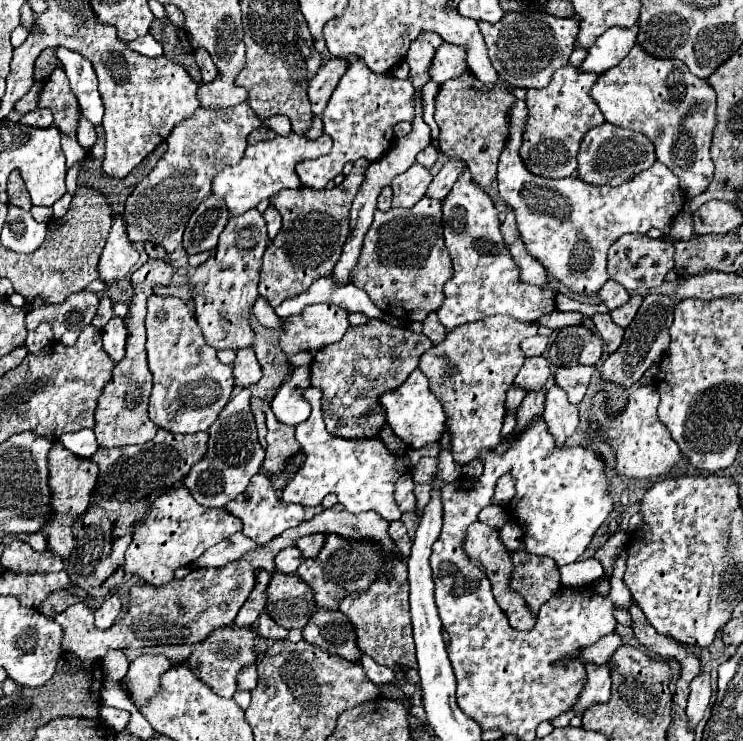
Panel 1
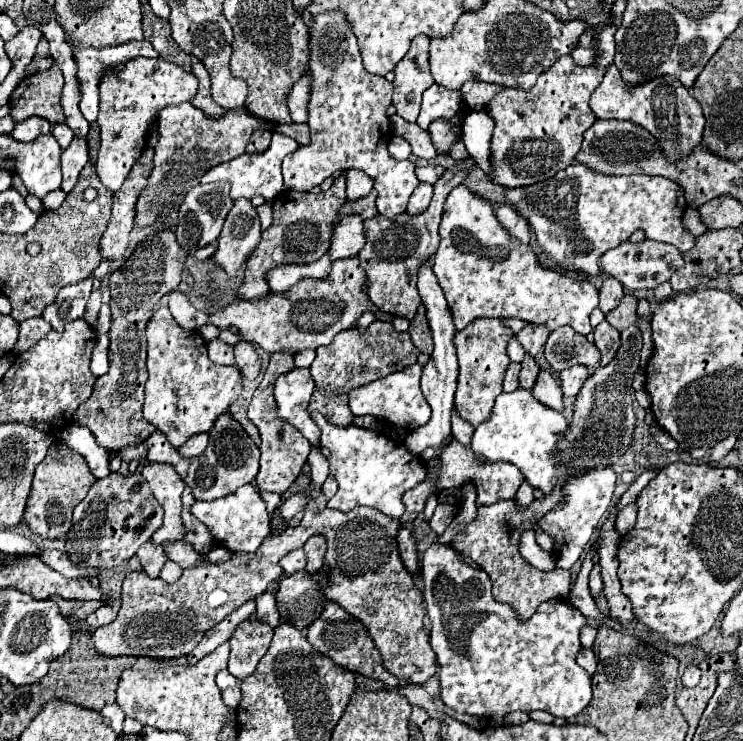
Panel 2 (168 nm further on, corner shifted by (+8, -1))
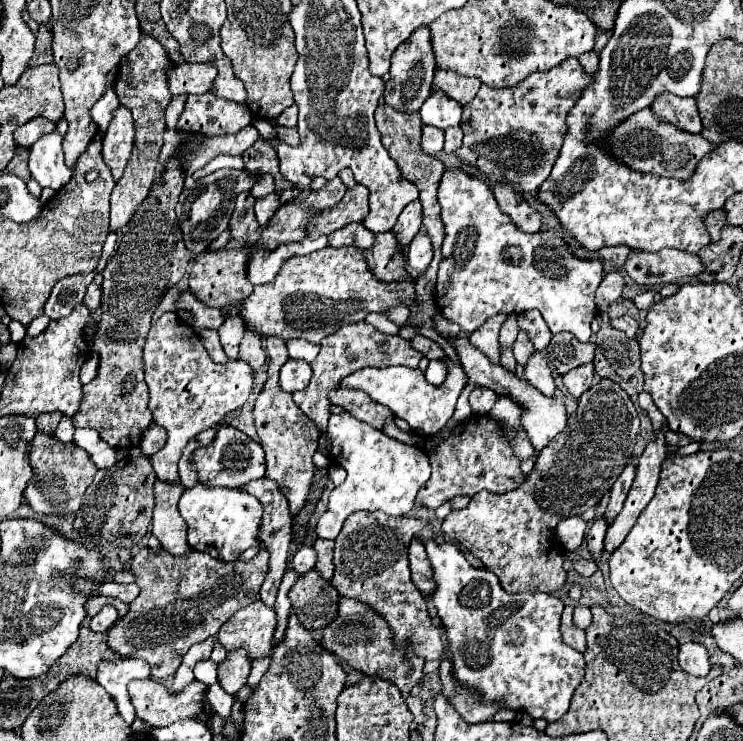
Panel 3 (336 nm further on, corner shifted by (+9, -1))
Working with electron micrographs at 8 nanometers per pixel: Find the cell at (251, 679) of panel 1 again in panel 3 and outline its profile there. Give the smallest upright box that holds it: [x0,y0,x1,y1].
[217,601,275,659]

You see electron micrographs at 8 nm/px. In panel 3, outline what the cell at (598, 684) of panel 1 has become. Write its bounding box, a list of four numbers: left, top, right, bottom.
[561,605,585,651]

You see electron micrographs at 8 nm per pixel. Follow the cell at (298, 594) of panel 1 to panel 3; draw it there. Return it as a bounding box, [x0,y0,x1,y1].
[289,569,339,629]

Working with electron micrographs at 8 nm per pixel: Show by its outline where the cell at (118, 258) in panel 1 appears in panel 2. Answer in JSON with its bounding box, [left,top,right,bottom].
[100,129,156,261]

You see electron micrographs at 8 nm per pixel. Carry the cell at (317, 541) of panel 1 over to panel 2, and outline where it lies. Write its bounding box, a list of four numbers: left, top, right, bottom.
[304,535,326,573]

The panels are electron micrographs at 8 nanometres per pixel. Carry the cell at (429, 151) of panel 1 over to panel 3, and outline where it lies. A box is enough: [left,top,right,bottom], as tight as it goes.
[421,125,445,155]

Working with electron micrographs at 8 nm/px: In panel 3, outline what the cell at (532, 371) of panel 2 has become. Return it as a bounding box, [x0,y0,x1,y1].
[511,331,535,365]

